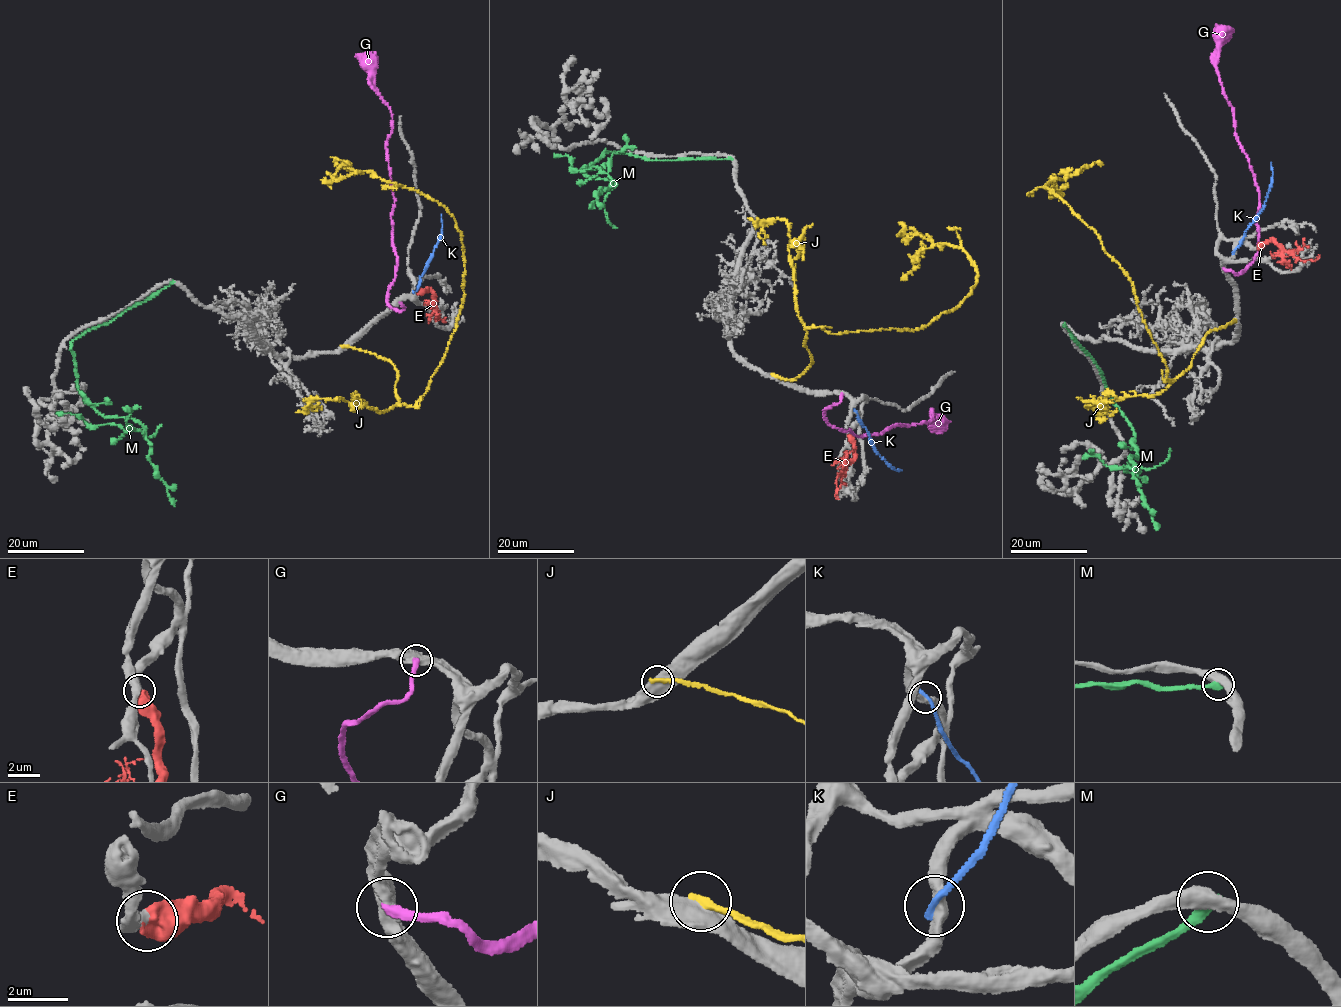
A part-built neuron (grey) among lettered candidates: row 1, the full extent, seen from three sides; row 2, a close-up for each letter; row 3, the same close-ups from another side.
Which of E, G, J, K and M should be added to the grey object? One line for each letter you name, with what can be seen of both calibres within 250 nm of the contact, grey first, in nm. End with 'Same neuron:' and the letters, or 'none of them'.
E: 440 nm thick on the grey side, 650 nm on the other
Same neuron: E

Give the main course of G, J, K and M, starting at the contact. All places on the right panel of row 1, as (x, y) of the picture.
G: (1223, 269), (1242, 272), (1258, 242), (1258, 187), (1216, 65), (1230, 29)
J: (1235, 321), (1209, 332), (1189, 369), (1166, 380), (1133, 283), (1098, 234), (1044, 187), (1097, 162)
K: (1234, 251), (1263, 206), (1271, 181), (1271, 162)
M: (1064, 325), (1128, 421), (1138, 455), (1129, 456), (1133, 468), (1123, 466), (1138, 470), (1128, 463), (1134, 465)

